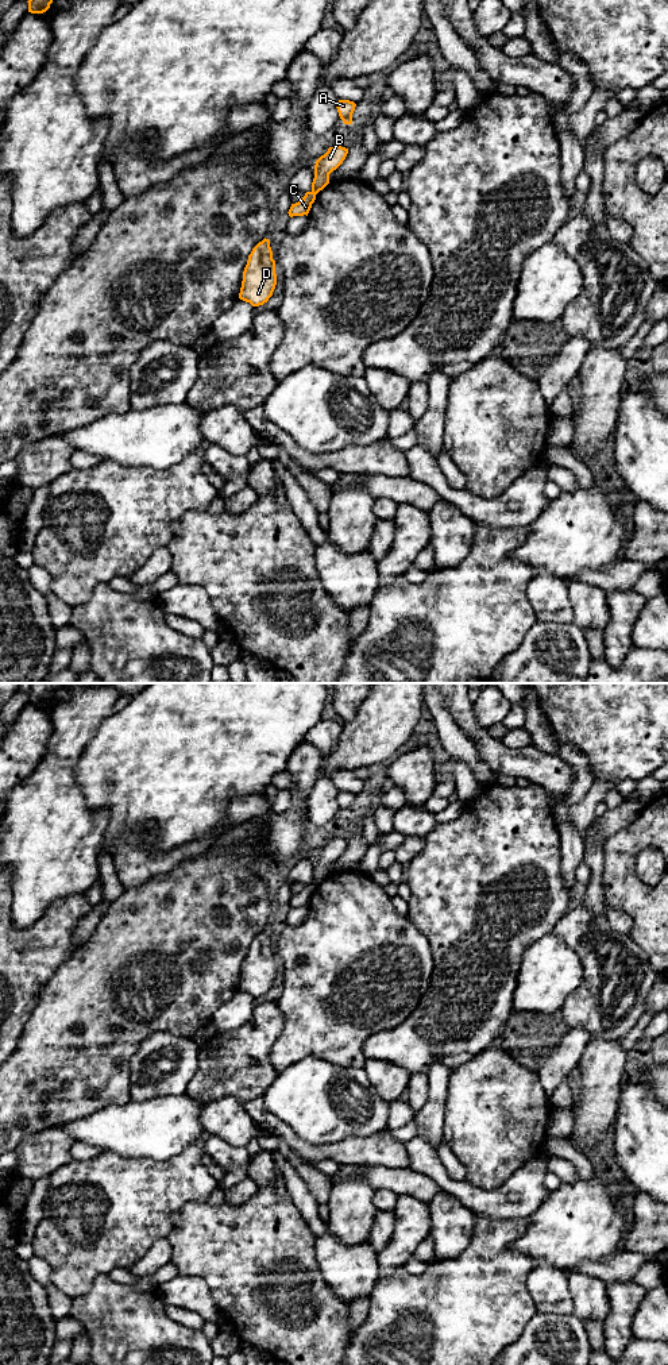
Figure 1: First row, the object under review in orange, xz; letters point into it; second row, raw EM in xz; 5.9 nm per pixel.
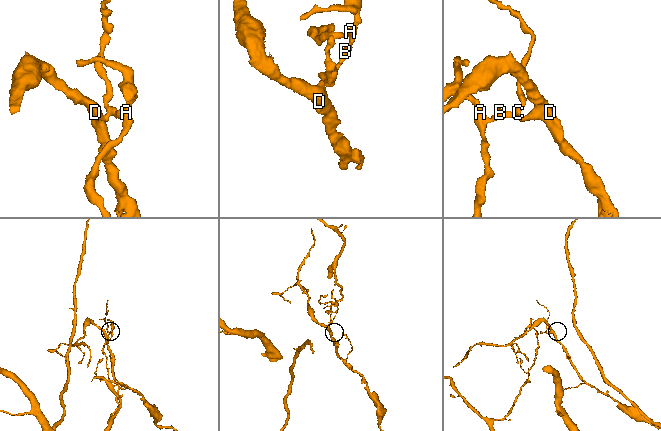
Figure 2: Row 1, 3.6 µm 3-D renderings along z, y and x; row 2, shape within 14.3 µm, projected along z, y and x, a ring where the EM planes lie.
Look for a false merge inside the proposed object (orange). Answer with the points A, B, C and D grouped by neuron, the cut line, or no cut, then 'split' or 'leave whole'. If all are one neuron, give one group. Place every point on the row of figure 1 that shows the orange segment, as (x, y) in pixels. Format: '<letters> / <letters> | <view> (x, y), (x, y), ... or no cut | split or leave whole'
A B / C D | xz (311, 192), (315, 195) | split

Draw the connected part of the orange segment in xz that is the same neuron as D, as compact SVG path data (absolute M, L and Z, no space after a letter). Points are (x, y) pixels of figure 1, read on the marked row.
M265 238L248 255L239 298L252 306L263 305L273 296L275 285L275 261L273 259L270 240Z

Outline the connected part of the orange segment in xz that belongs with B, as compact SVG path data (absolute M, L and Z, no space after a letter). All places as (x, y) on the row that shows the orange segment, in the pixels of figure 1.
M333 146L316 161L312 193L317 194L329 184L329 174L343 163L347 154L348 149Z

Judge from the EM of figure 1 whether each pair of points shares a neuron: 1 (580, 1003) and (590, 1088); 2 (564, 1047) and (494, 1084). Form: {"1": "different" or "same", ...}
{"1": "different", "2": "different"}

